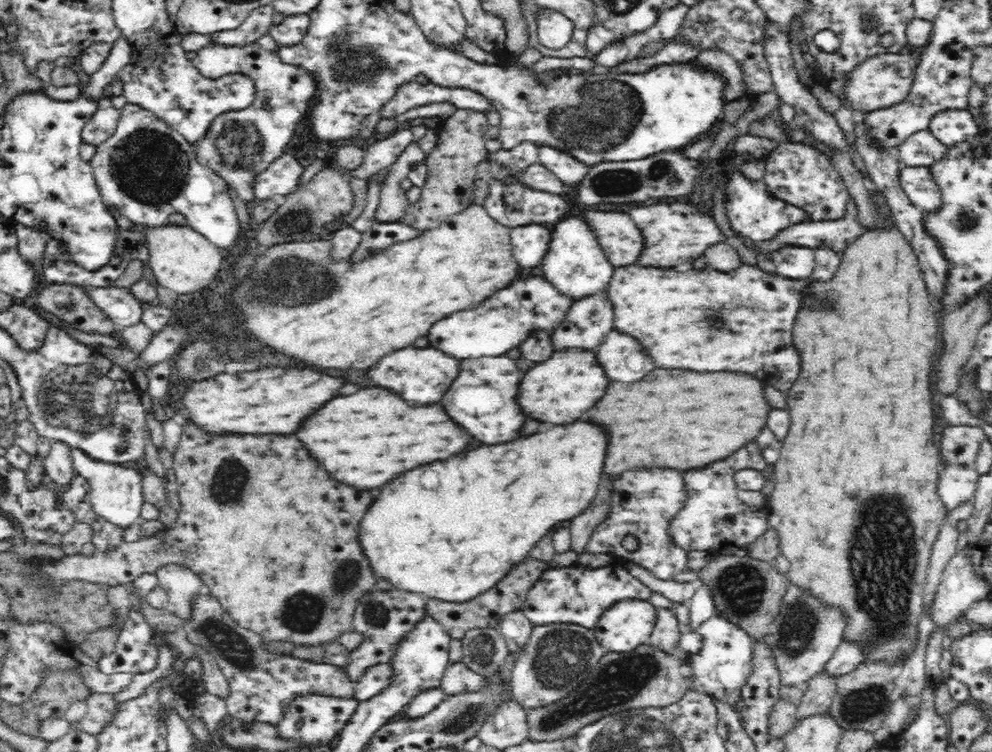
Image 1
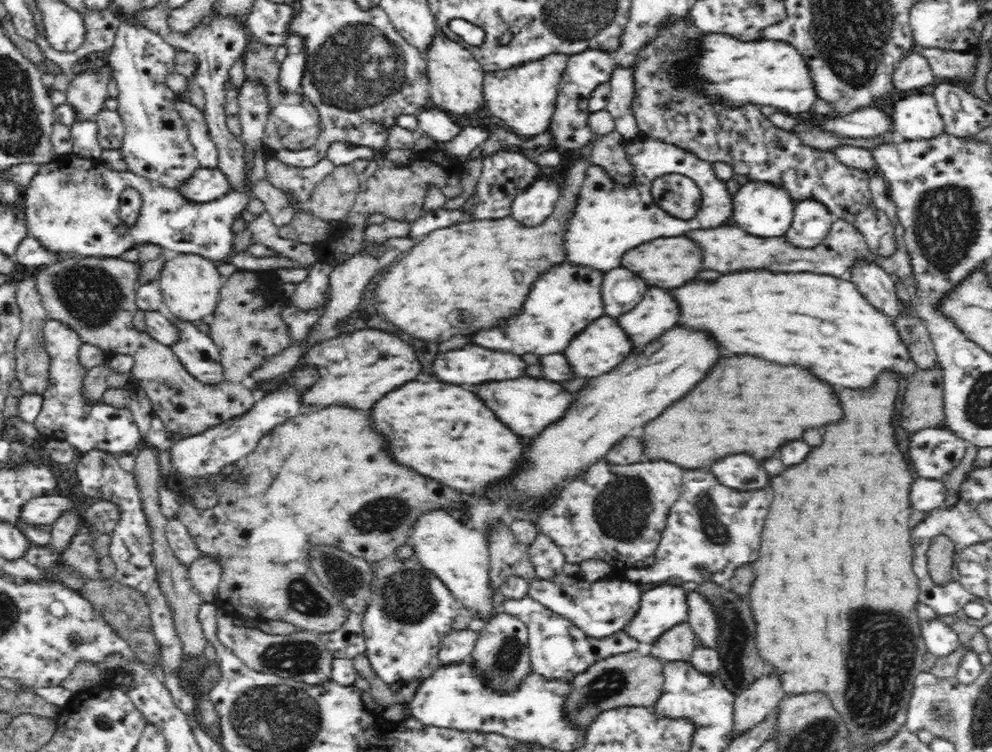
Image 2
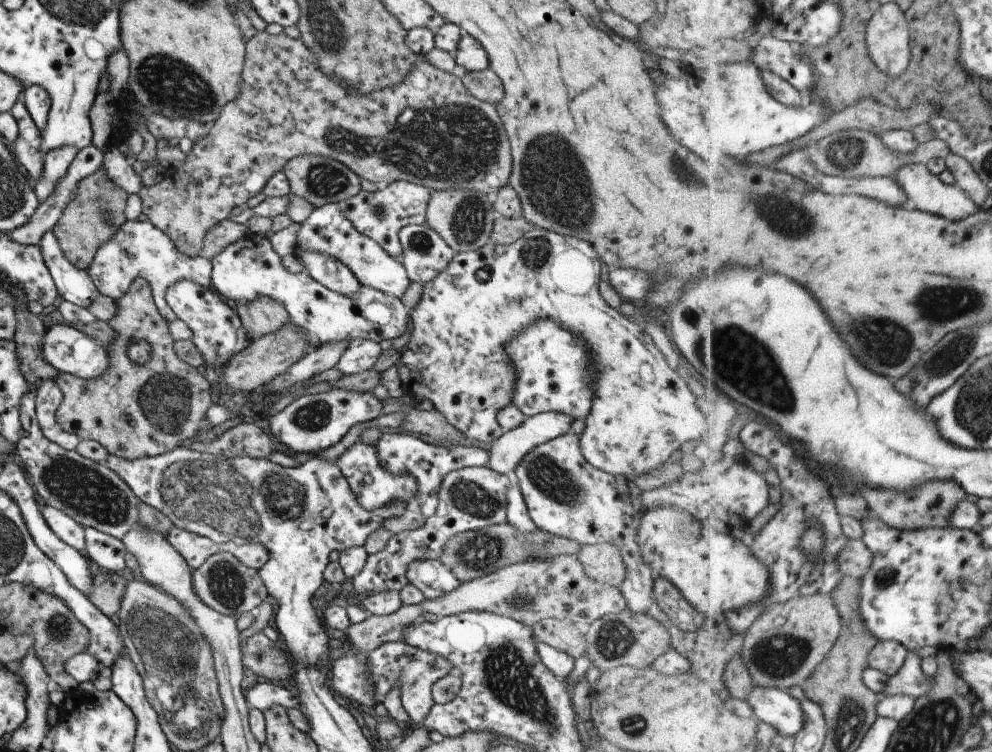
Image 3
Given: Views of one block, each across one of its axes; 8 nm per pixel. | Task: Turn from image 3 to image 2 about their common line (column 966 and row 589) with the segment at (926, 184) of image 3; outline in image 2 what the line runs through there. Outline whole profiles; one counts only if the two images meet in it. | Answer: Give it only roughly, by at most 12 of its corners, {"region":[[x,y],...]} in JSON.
{"region":[[207,556],[189,564],[192,590],[202,602],[215,604],[220,565]]}

